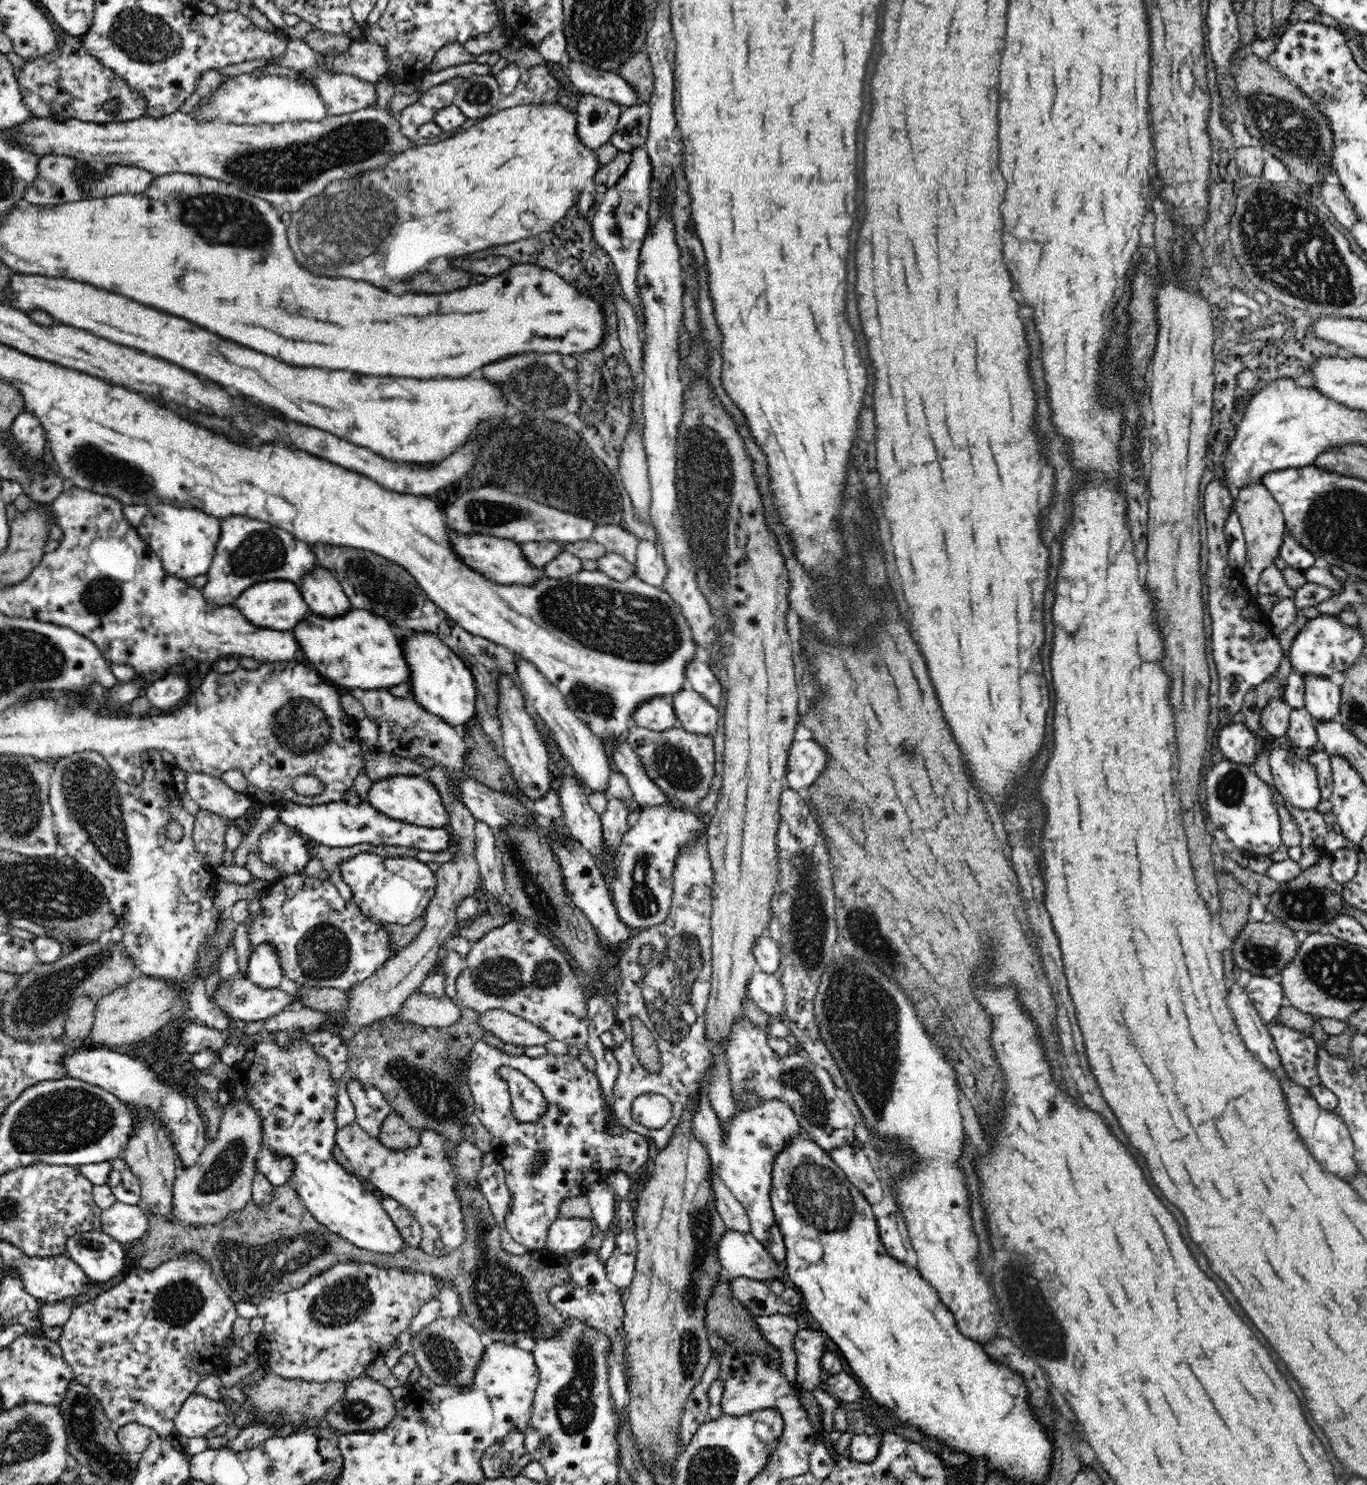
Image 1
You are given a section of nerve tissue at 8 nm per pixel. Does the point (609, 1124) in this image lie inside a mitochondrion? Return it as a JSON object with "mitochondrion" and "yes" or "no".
{"mitochondrion":"no"}

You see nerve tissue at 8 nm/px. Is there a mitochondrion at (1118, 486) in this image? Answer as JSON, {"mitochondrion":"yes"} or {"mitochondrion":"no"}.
{"mitochondrion":"no"}

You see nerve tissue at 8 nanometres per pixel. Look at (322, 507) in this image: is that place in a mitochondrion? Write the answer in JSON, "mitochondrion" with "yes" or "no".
{"mitochondrion":"no"}

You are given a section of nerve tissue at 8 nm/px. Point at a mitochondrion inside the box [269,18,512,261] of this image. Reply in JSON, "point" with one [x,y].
{"point":[478,94]}

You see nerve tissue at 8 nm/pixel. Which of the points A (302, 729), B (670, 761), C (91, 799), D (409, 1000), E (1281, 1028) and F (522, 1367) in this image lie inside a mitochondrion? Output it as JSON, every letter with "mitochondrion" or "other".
{"A":"mitochondrion","B":"mitochondrion","C":"mitochondrion","D":"other","E":"other","F":"other"}

